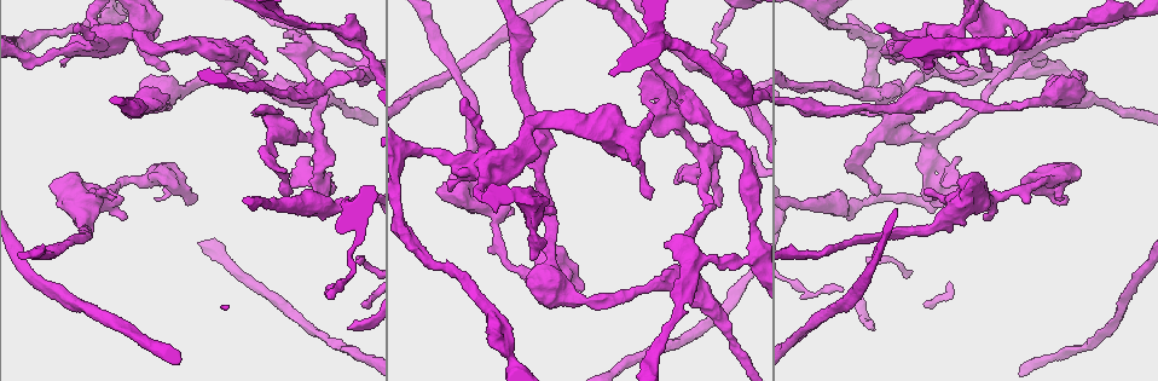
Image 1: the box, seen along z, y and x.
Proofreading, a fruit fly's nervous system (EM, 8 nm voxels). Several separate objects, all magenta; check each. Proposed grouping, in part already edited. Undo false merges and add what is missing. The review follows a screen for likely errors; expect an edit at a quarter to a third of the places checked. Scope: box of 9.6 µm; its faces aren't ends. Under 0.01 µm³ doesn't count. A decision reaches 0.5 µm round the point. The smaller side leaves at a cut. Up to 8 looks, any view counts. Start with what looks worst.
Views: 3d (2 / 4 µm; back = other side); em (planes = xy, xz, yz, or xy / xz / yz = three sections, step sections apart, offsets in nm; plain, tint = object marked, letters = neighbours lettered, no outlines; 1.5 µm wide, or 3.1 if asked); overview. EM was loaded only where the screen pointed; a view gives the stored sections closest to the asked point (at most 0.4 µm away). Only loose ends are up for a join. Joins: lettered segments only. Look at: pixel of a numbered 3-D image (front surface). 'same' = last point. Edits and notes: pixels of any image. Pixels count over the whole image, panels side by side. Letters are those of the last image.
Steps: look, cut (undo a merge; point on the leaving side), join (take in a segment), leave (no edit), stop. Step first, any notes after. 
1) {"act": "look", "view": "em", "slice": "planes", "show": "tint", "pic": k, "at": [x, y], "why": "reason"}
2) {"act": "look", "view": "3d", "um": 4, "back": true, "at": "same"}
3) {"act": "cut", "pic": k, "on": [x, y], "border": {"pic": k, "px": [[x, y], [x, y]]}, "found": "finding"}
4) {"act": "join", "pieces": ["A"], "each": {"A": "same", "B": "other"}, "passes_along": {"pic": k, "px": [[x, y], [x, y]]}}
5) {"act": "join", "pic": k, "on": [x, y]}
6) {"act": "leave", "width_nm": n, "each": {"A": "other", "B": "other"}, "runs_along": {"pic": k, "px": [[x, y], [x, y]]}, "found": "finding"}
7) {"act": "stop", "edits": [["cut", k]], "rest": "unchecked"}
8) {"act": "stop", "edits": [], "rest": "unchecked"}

{"act": "look", "view": "em", "slice": "planes", "show": "letters", "pic": 1, "at": [868, 329], "why": "free end"}

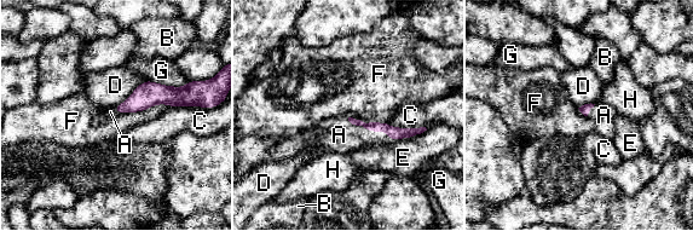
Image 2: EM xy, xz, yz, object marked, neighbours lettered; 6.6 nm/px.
{"act": "join", "pieces": ["A"], "longest_contact_nm": ["F", 380], "each": {"A": "same", "B": "other", "C": "other", "D": "other", "E": "other", "F": "other", "G": "other", "H": "other"}, "passes_along": {"pic": 2, "px": [[394, 133], [369, 130], [339, 134]]}, "found": "the neuron continues"}

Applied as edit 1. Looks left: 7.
{"act": "look", "view": "overview", "why": "redraw"}

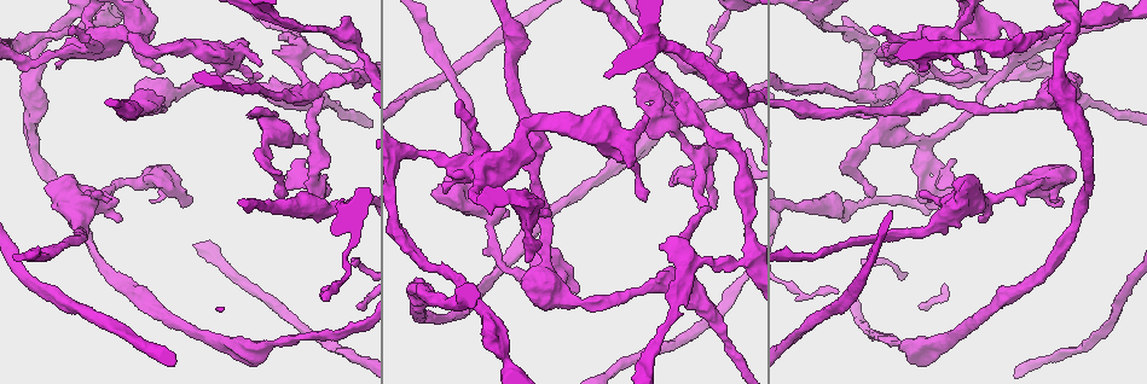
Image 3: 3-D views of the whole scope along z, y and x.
{"act": "look", "view": "3d", "um": 4, "pic": 3, "at": [1034, 67], "why": "abrupt turn"}

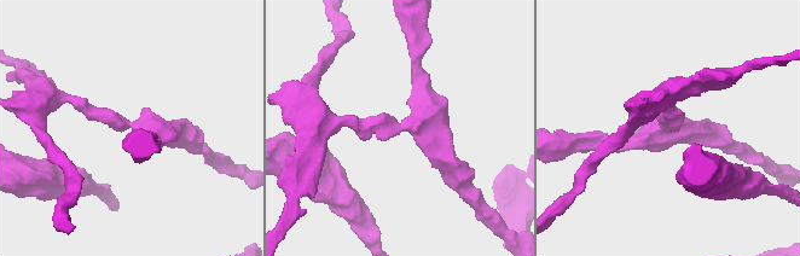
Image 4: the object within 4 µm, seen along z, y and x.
{"act": "look", "view": "em", "slice": "xz", "step": 8, "show": "plain", "pic": 4, "at": [416, 122], "arms": 3, "arm_widths_nm": [220, 220, 280], "why": "shape alone is not enough"}

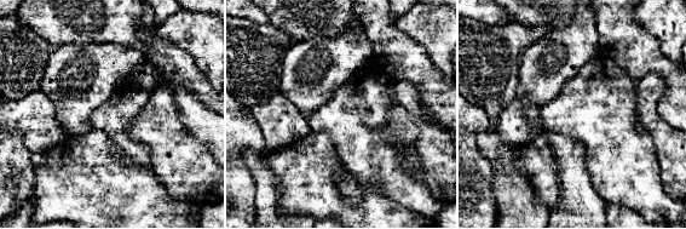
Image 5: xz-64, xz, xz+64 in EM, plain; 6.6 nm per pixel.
{"act": "look", "view": "em", "slice": "xz", "step": 8, "show": "letters", "at": "same", "why": "see the neighbours"}

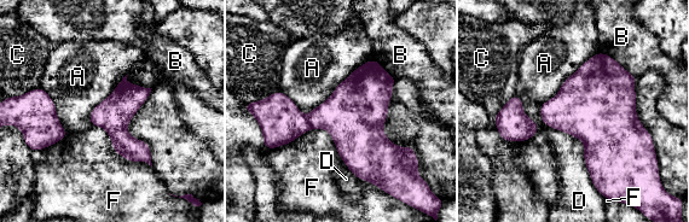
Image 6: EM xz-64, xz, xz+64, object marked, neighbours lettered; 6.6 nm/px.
{"act": "cut", "pic": 6, "on": [343, 115], "each": {"A": "other", "B": "other", "C": "other", "D": "other", "F": "other"}, "border": {"pic": 6, "px": [[305, 116], [311, 128]]}, "found": "two neurons meet here"}

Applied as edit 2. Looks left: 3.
{"act": "look", "view": "em", "slice": "planes", "show": "letters", "pic": 3, "at": [907, 118], "why": "free end"}

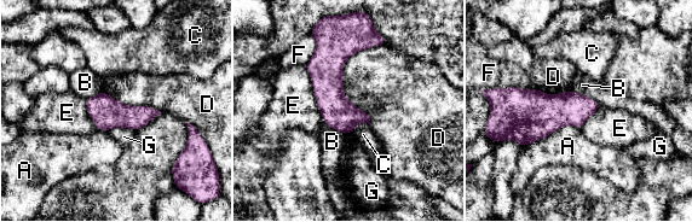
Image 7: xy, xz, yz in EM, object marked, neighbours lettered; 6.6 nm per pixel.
{"act": "leave", "each": {"A": "other", "B": "other", "C": "other", "D": "other", "E": "other", "F": "other", "G": "other"}, "border": {"pic": 7, "px": [[369, 123], [358, 123], [346, 134]]}, "found": "no lettered segment goes on from it"}

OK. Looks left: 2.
{"act": "stop", "edits": [["join", 2], ["cut", 6]], "rest": "unchecked"}

